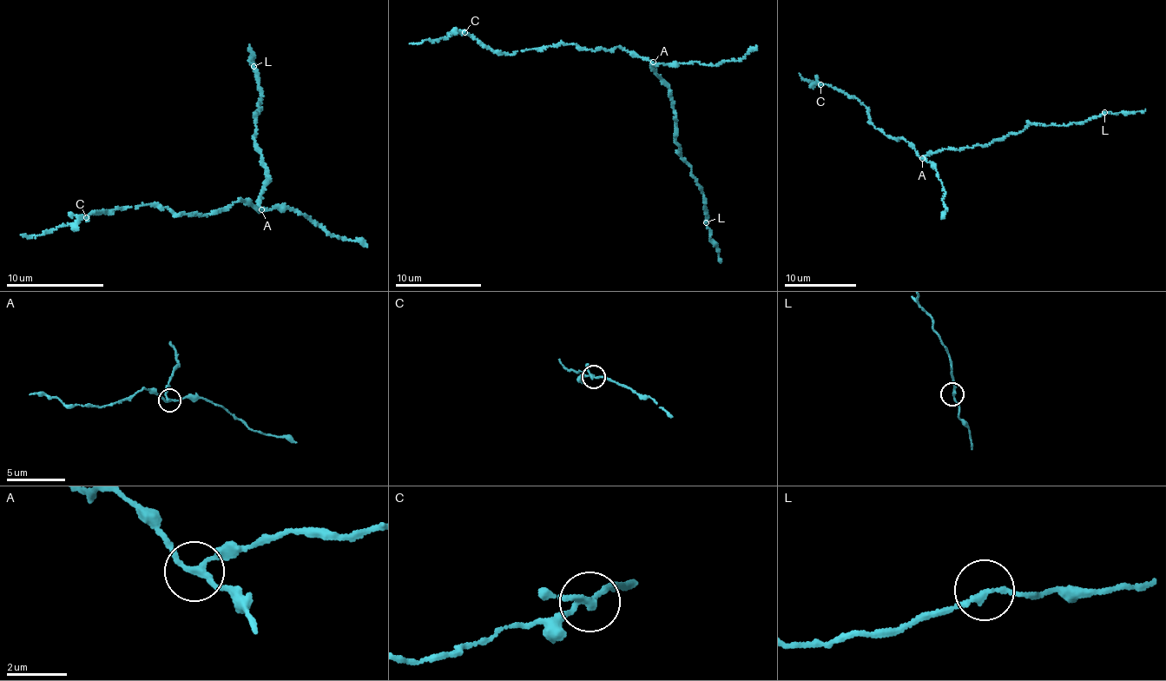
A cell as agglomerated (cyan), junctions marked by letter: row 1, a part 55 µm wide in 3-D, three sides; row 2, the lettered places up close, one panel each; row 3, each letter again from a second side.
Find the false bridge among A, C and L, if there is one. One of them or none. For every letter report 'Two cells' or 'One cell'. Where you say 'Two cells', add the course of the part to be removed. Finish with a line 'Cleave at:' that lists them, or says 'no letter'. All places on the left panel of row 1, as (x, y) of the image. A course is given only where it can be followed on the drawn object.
A: One cell
C: One cell
L: One cell
Cleave at: no letter

